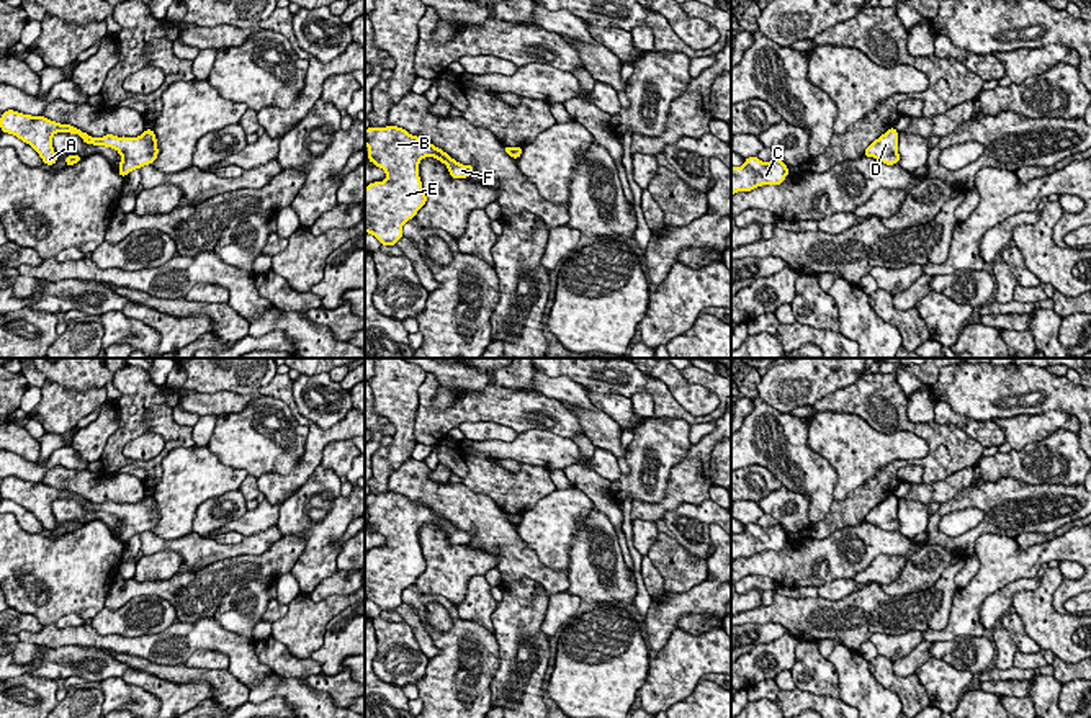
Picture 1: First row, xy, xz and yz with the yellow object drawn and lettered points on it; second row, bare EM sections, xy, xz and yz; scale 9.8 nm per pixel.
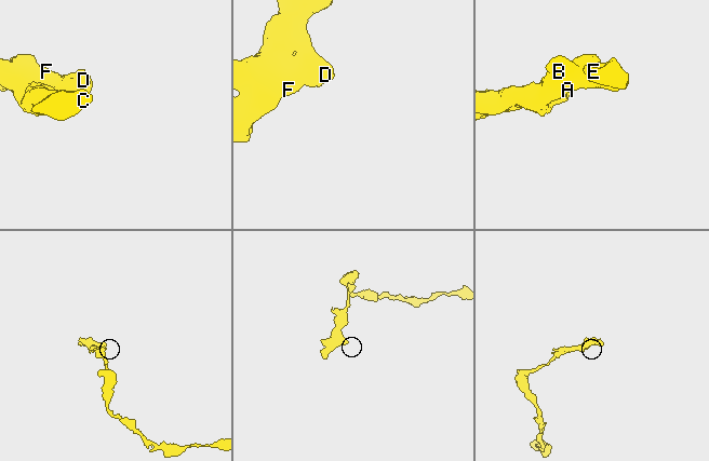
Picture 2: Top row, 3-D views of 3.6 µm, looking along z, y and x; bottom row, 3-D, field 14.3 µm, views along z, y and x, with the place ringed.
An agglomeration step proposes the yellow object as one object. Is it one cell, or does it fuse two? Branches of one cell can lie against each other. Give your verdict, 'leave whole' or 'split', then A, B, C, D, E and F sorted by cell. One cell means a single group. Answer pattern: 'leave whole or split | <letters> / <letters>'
leave whole | A B C D E F

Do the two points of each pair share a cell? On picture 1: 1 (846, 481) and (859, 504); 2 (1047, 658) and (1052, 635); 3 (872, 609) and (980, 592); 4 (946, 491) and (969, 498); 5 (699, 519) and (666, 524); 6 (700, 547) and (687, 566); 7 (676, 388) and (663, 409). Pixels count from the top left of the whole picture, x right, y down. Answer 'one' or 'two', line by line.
1: two
2: two
3: two
4: two
5: one
6: two
7: two

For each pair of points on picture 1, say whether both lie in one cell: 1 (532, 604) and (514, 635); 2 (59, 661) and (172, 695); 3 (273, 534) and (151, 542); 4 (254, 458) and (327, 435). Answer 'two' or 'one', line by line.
1: one
2: one
3: one
4: two

